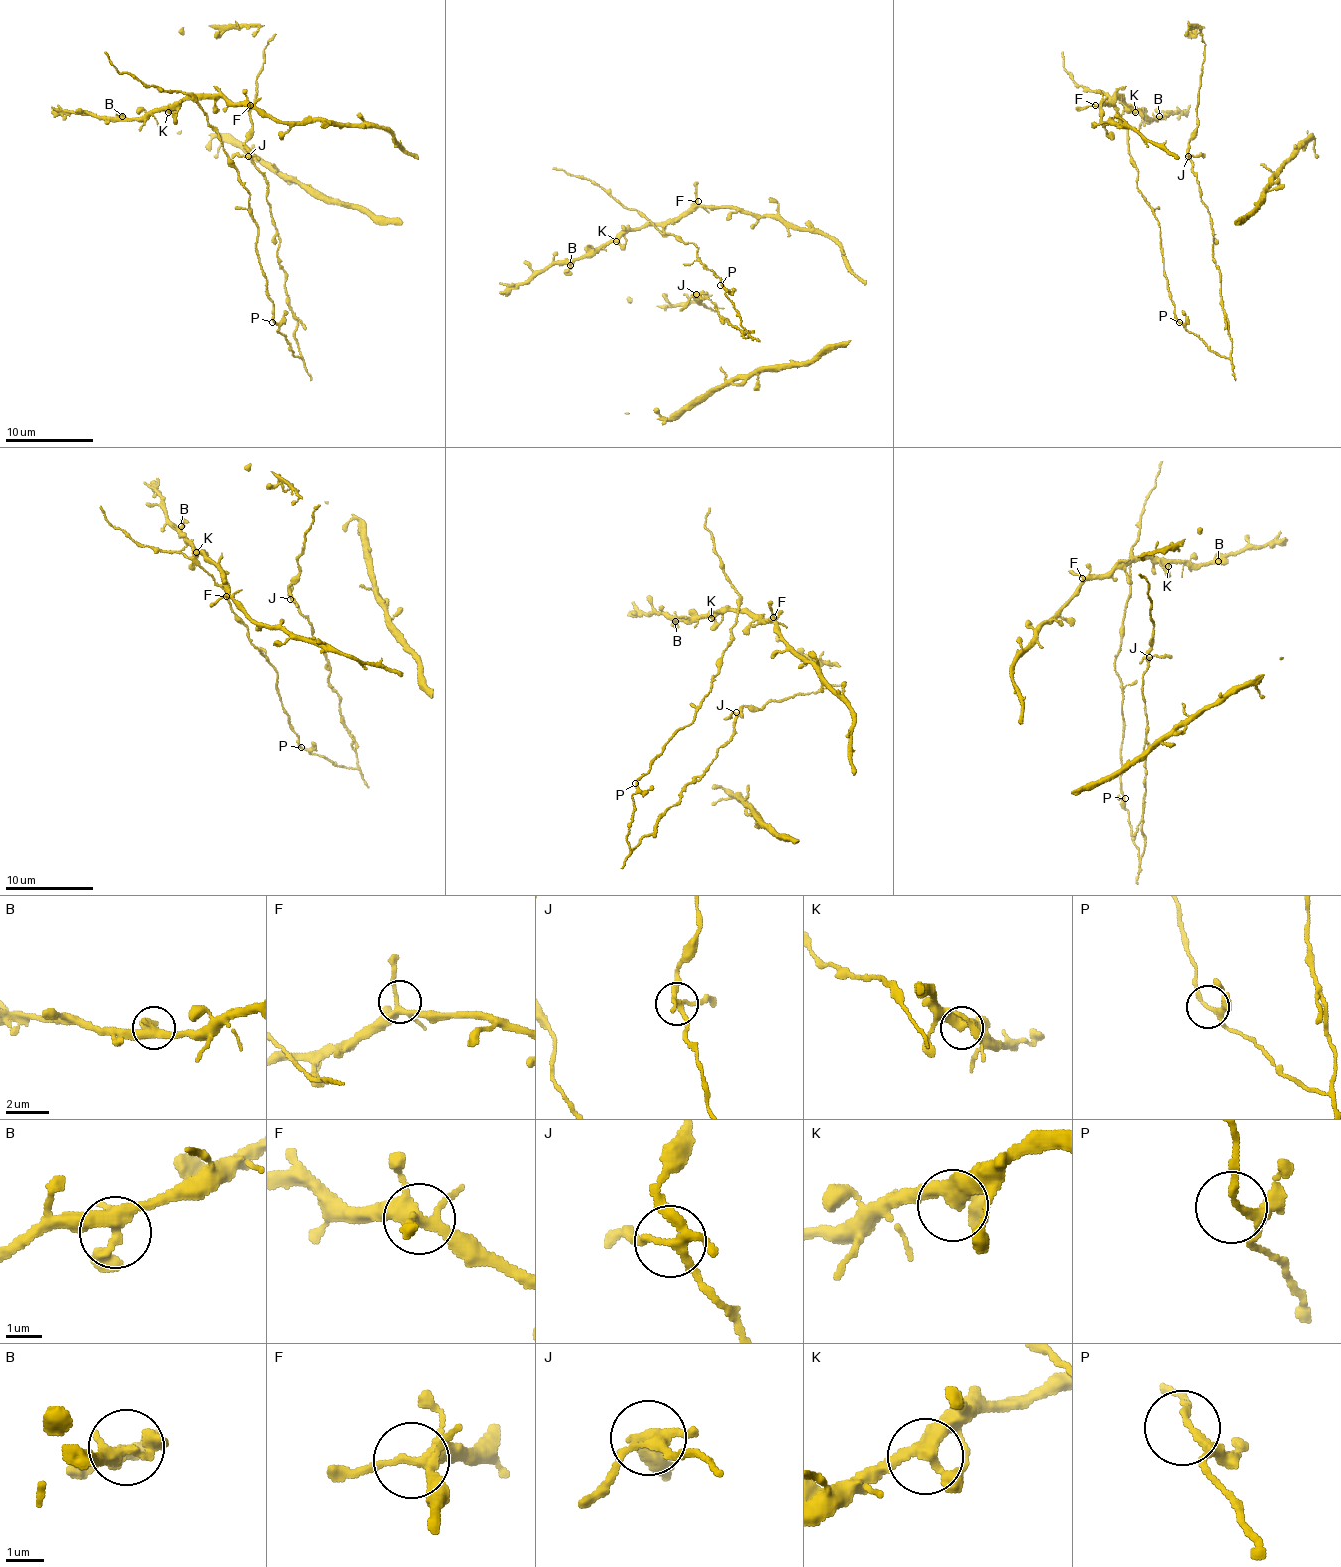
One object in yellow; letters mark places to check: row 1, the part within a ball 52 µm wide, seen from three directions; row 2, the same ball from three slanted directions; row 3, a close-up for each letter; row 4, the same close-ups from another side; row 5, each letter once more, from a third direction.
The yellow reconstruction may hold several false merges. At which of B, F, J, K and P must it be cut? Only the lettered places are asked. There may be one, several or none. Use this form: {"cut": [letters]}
{"cut": []}

